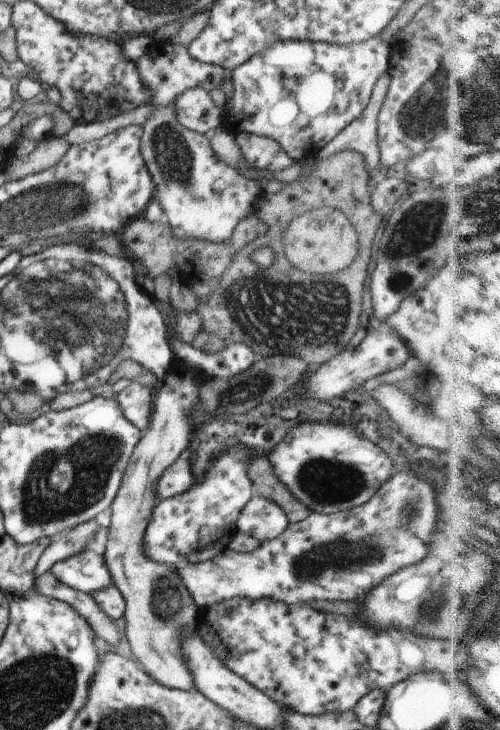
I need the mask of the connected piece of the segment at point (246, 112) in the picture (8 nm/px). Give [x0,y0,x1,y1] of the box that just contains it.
[222,36,390,161]

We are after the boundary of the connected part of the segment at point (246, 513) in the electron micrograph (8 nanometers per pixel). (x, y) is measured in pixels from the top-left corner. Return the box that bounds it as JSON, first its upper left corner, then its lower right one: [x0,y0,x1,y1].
[237,494,289,544]

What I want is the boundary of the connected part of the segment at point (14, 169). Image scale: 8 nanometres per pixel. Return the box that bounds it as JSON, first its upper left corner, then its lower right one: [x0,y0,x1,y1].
[3,136,70,182]

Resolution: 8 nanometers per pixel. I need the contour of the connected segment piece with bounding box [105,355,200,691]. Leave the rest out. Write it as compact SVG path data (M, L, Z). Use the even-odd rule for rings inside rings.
M174 355L172 368L168 376L163 379L162 388L158 394L152 398L151 418L148 428L142 432L142 437L134 447L130 462L124 471L122 482L112 506L112 516L110 516L110 526L107 536L107 550L105 561L111 579L115 587L122 593L125 598L125 635L128 639L134 660L138 660L144 670L152 676L158 678L158 682L168 685L170 688L180 690L194 691L194 677L187 667L181 650L181 634L184 631L193 631L196 629L196 622L200 615L200 608L189 593L187 586L180 576L178 567L173 565L164 565L157 567L156 563L148 560L144 550L144 535L149 520L152 518L153 508L157 502L157 481L160 480L161 474L176 462L181 452L188 448L194 435L194 424L191 422L191 408L200 402L199 389L196 386L194 376L197 372L187 363L181 362Z

